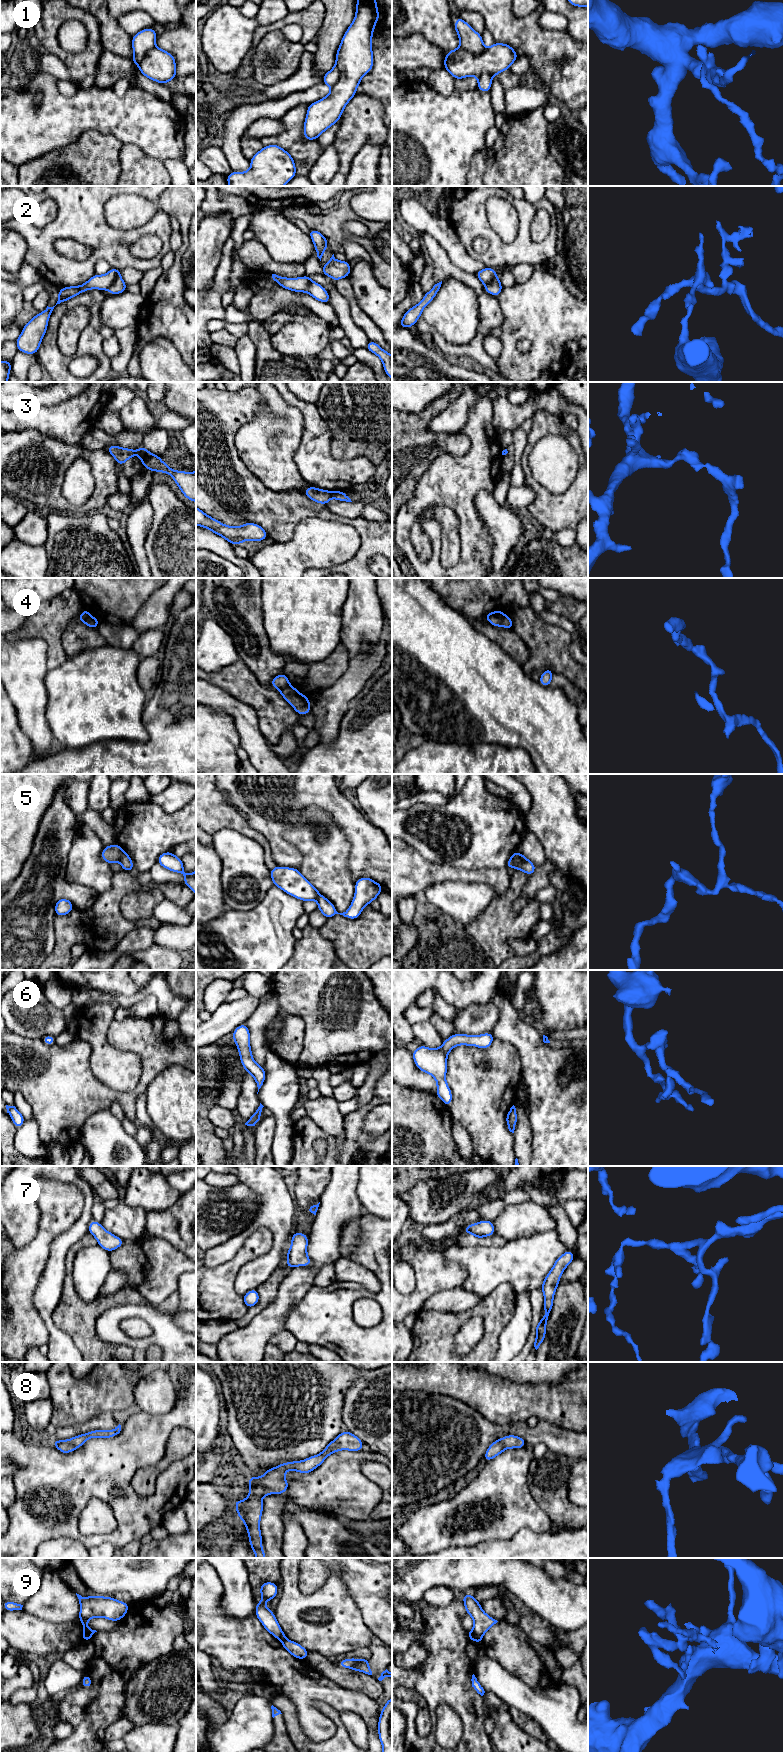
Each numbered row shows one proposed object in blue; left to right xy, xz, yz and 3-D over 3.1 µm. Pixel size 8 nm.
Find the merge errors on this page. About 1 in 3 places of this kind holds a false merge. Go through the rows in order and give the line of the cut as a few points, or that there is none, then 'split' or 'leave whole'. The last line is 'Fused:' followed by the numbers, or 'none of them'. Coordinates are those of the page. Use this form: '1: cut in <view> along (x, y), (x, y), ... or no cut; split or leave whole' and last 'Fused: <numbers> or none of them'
1: cut in yz along (460, 46), (475, 55), (478, 55), (485, 48); split
2: cut in xy along (120, 276), (108, 288); split
3: cut in xz along (333, 492), (331, 496); split
4: no cut; leave whole
5: cut in yz along (517, 852), (513, 865); split
6: no cut; leave whole
7: no cut; leave whole
8: no cut; leave whole
9: cut in xy along (84, 1628), (88, 1634), (88, 1639); split
Fused: 1, 2, 3, 5, 9

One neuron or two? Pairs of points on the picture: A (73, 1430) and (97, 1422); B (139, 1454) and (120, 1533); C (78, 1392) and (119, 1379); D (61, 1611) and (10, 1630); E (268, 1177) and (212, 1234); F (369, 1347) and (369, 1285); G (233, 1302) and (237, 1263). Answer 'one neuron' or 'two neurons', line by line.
A: one neuron
B: one neuron
C: one neuron
D: two neurons
E: two neurons
F: two neurons
G: one neuron

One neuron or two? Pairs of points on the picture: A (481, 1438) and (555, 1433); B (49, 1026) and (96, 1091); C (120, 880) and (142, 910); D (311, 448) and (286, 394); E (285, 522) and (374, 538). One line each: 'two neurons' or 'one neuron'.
A: one neuron
B: two neurons
C: two neurons
D: one neuron
E: one neuron

